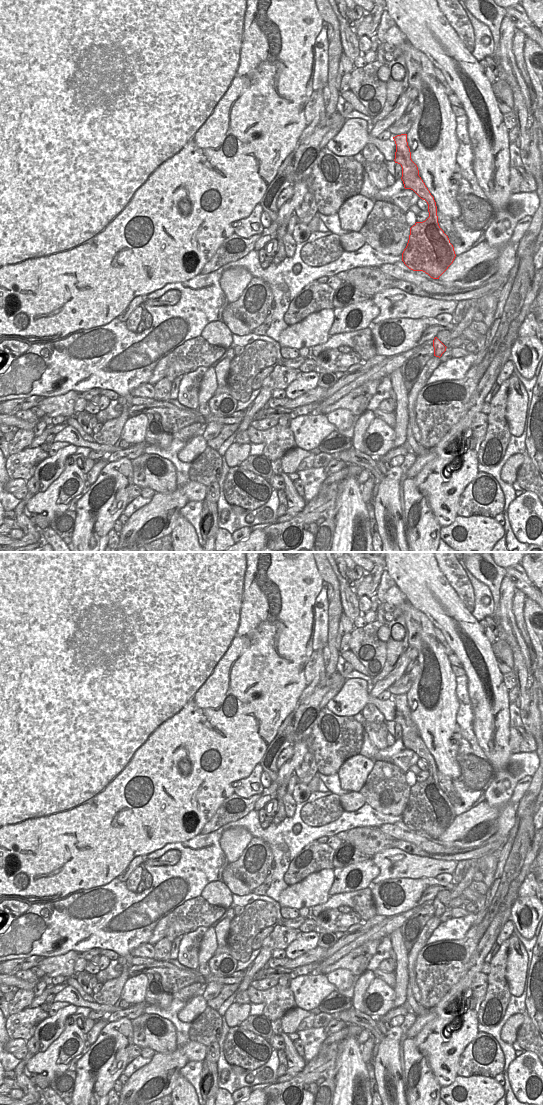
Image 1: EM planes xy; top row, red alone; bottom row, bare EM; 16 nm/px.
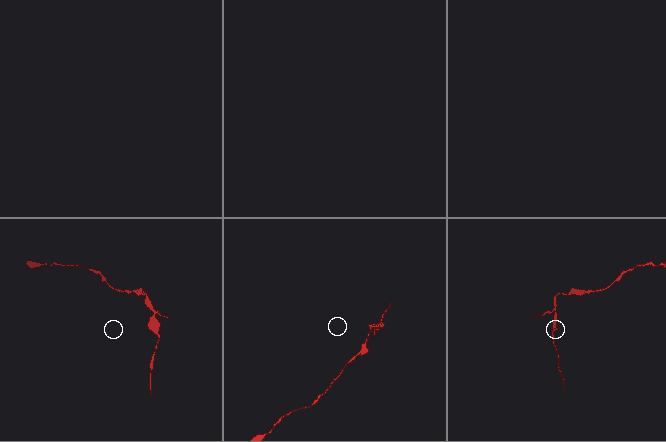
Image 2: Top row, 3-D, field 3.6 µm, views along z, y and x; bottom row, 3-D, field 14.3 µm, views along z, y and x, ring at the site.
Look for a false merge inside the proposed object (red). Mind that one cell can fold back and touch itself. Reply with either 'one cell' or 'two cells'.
two cells

